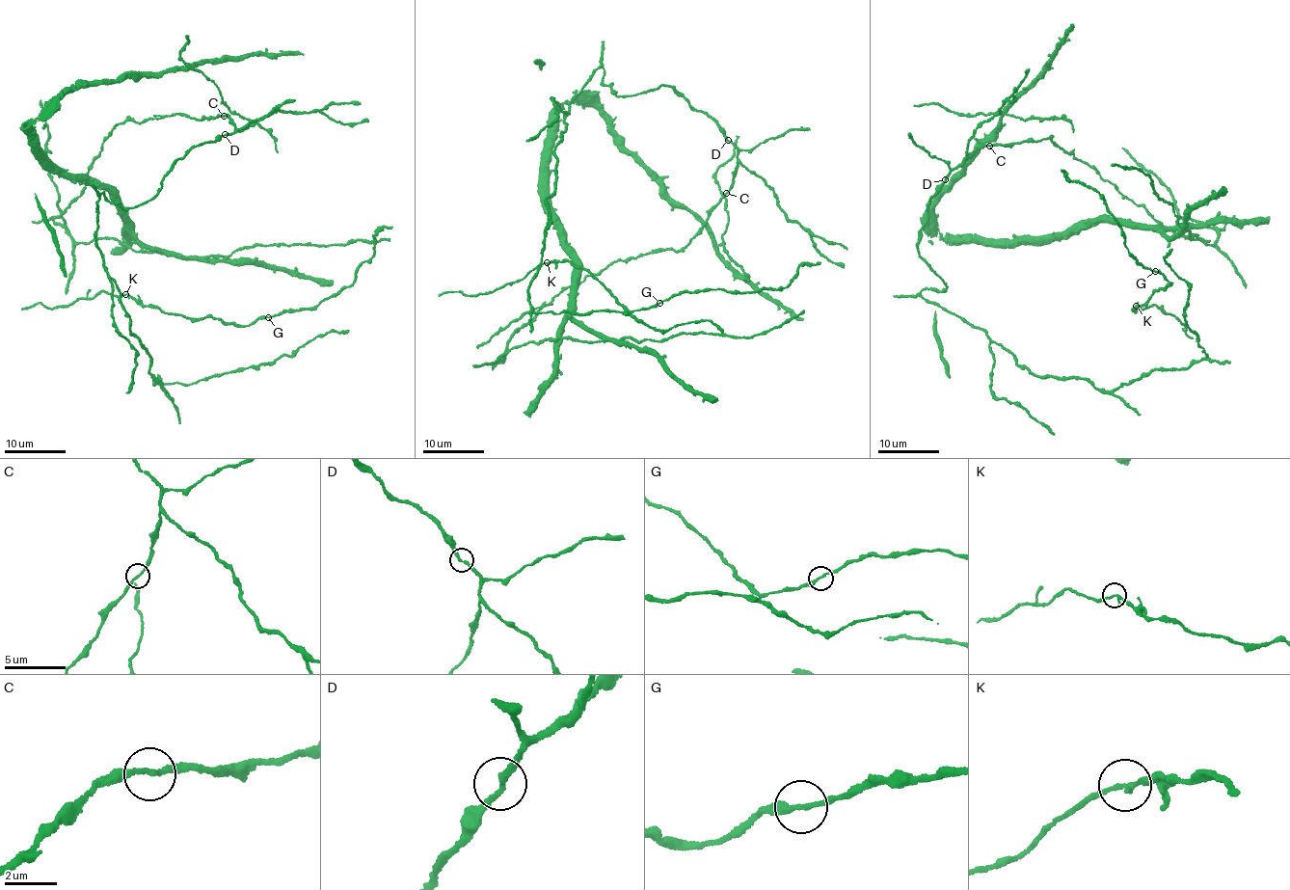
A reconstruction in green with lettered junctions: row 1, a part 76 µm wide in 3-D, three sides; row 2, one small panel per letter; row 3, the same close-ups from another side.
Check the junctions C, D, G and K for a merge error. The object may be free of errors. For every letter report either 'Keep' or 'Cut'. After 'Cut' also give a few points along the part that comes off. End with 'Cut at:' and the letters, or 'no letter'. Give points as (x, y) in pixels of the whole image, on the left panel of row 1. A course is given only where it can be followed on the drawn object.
C: Keep
D: Keep
G: Keep
K: Cut. Course of the part to remove: (126, 294), (113, 296), (102, 291), (92, 298), (77, 299), (69, 304), (49, 309), (40, 303), (22, 309)
Cut at: K

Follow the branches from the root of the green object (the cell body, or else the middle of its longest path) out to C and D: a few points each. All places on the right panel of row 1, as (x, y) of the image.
C: (1095, 171), (1055, 145), (1050, 135), (1037, 141), (1025, 139), (989, 146)
D: (1095, 171), (1055, 145), (1050, 135), (1037, 141), (987, 144), (952, 169), (945, 180)

